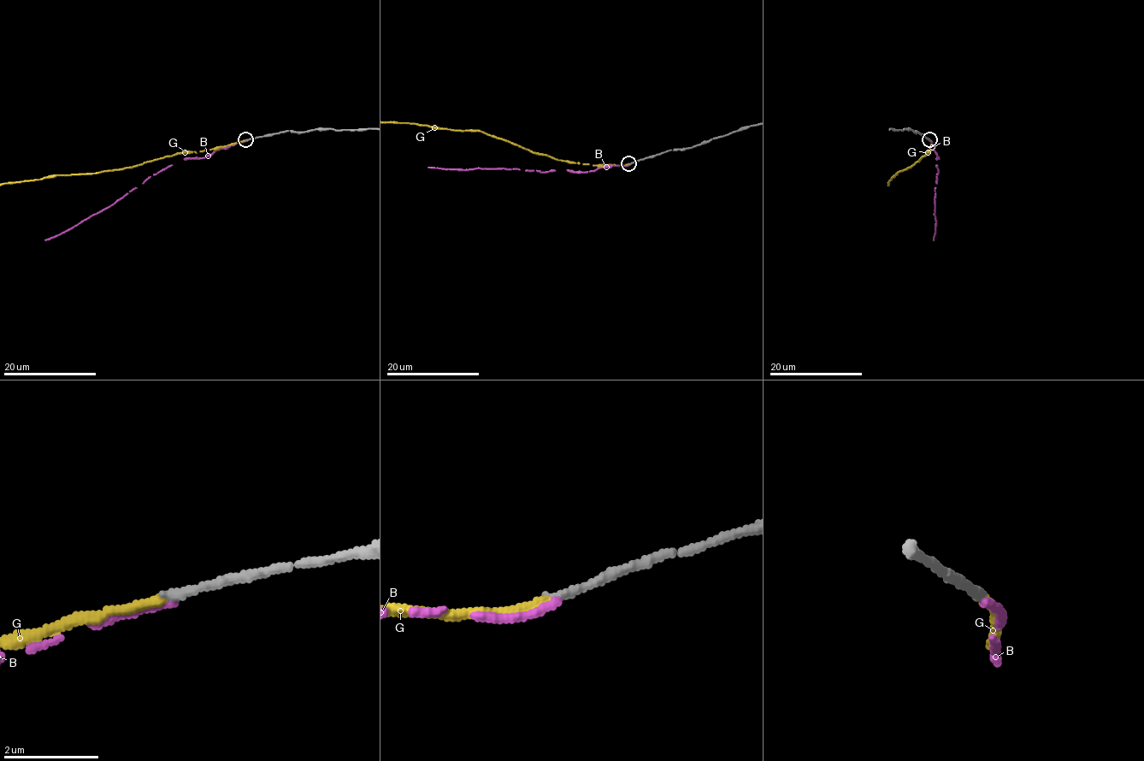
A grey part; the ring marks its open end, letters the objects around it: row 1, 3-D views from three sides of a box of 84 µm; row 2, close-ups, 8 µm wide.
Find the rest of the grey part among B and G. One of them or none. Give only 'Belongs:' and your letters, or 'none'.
Belongs: G

